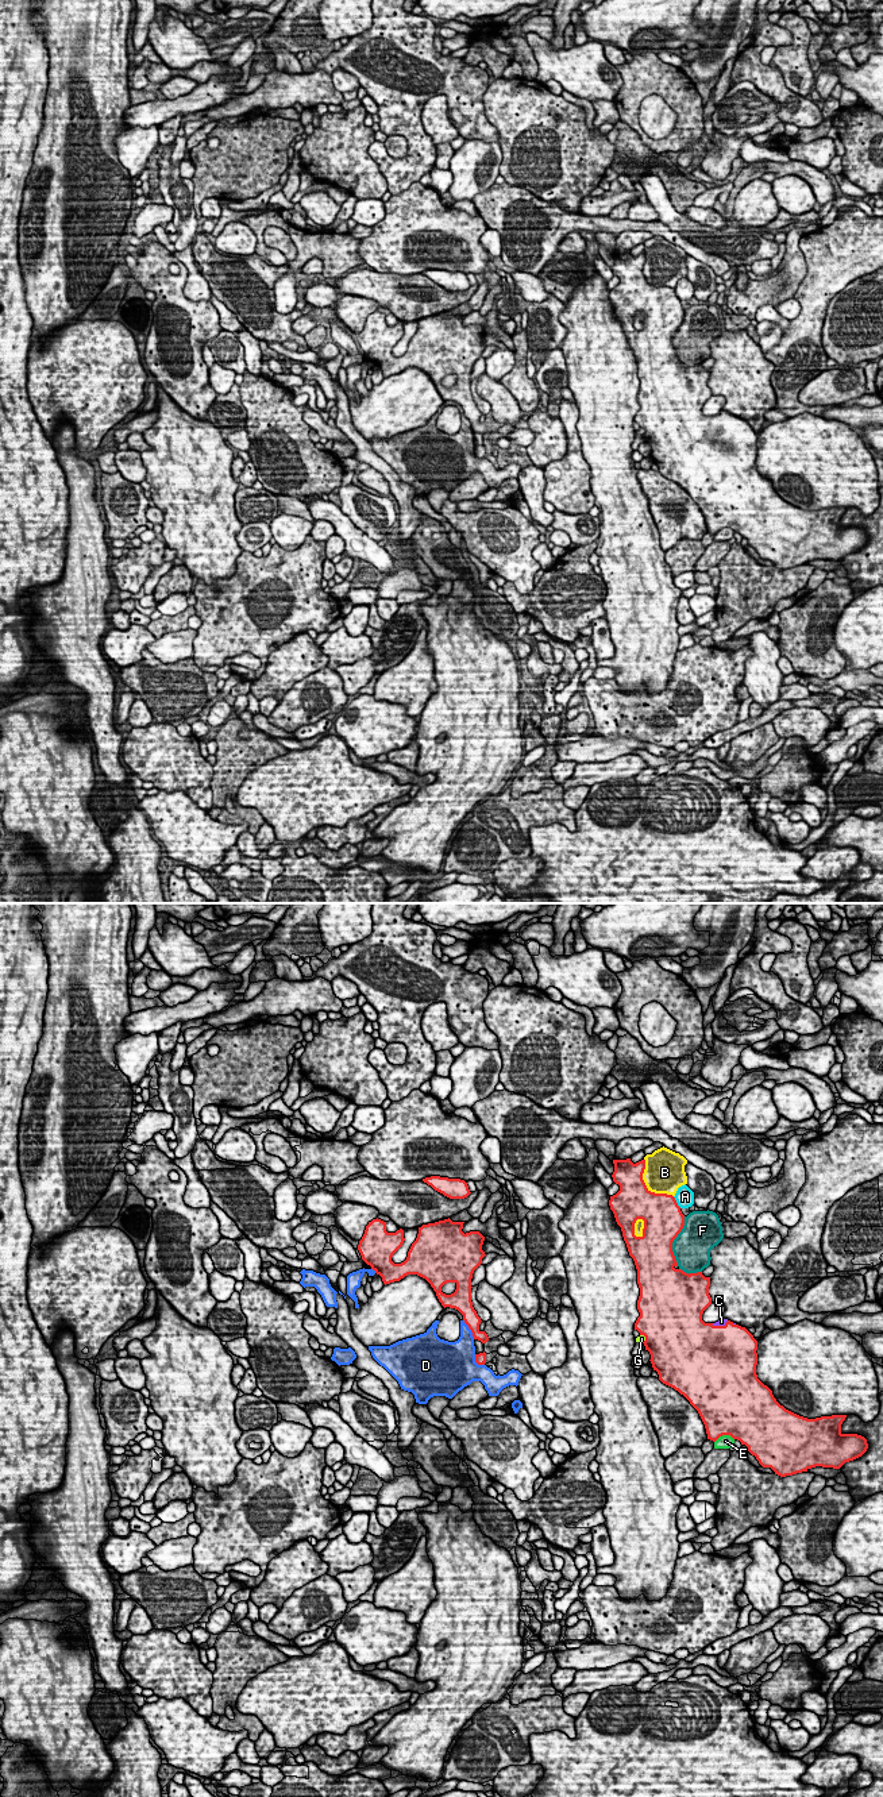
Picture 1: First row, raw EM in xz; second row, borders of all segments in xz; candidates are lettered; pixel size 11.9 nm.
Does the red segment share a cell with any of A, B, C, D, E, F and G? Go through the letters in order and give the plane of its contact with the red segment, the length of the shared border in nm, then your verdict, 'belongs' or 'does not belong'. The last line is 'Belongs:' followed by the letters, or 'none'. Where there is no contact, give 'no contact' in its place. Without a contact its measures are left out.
A: contact in xz; length 180 nm; does not belong
B: contact in xz; length 600 nm; does not belong
C: contact in xz; length 220 nm; belongs
D: contact in xz; length 280 nm; does not belong
E: contact in xz; length 240 nm; does not belong
F: contact in xz; length 600 nm; does not belong
G: contact in xz; length 120 nm; does not belong
Belongs: C

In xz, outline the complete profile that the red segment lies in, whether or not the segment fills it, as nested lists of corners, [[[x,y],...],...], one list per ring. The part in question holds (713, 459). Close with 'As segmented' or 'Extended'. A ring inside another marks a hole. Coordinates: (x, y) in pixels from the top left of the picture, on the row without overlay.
[[[631,251],[613,252],[613,257],[612,270],[620,284],[610,289],[609,298],[635,354],[640,381],[640,409],[635,423],[645,429],[643,436],[659,473],[683,487],[698,504],[707,532],[716,535],[722,528],[730,528],[745,537],[763,560],[771,560],[780,570],[815,559],[840,562],[861,549],[868,541],[867,532],[841,525],[847,508],[807,512],[776,494],[772,483],[757,471],[757,433],[745,420],[724,410],[716,416],[702,413],[703,404],[712,397],[710,370],[678,362],[672,344],[672,335],[685,319],[680,300],[672,288],[647,281],[643,273],[645,252],[636,257]],[[637,312],[644,313],[641,329],[635,328]]]. Extended

